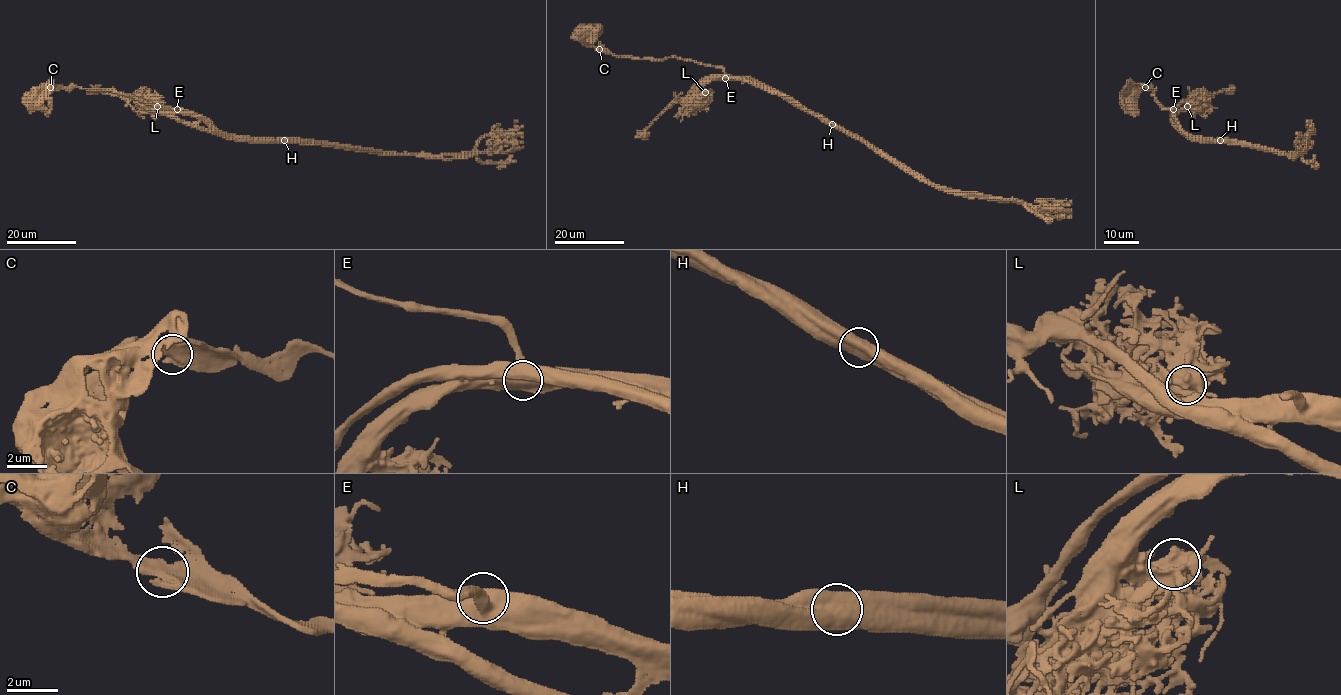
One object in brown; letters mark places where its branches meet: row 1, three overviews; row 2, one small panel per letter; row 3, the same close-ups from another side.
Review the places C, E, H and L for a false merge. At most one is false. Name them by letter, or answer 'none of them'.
H

